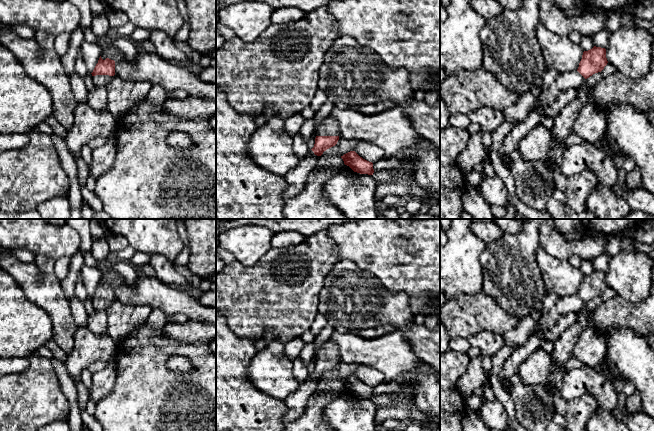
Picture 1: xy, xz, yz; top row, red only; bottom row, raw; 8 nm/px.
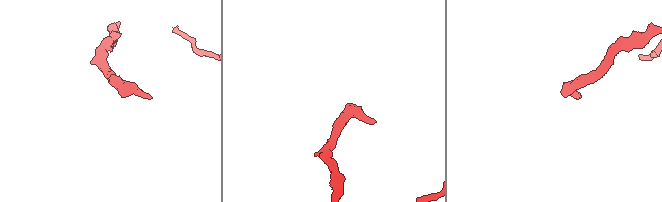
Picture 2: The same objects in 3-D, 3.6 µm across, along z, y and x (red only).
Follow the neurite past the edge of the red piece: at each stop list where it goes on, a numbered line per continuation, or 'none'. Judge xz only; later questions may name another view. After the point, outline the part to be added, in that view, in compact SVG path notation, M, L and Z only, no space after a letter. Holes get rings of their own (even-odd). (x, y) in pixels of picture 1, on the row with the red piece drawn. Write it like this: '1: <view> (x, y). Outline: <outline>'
1: xz (328, 126). Outline: M329 114L318 125L316 136L338 136L339 125Z

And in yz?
1: yz (564, 81). Outline: M577 70L559 74L554 83L547 90L541 92L534 103L547 108L556 100L560 92L569 88L578 90L584 82L585 78Z

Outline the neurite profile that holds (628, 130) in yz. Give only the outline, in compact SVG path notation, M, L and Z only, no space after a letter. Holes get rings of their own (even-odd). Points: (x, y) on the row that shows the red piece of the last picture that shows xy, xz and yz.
M628 104L613 105L605 114L607 126L604 134L596 140L586 140L572 130L566 137L568 146L591 142L606 156L619 151L631 157L641 171L642 187L654 195L654 128L647 115Z

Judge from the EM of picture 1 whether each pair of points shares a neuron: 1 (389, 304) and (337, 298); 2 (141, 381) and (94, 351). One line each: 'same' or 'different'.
1: same
2: different

